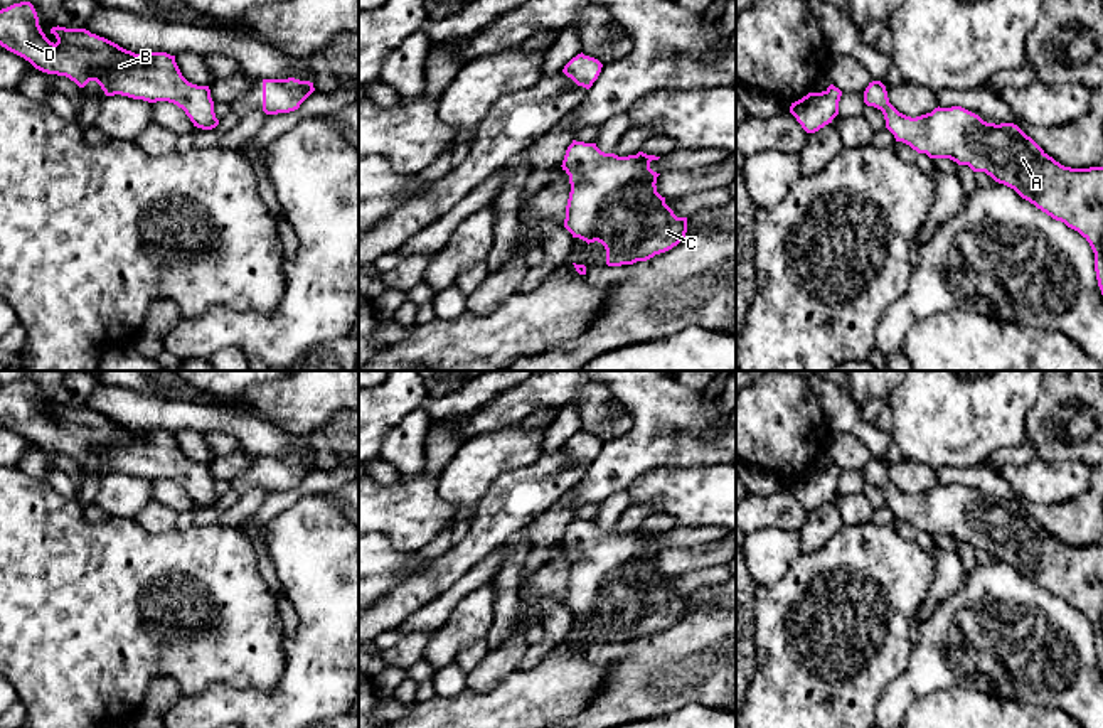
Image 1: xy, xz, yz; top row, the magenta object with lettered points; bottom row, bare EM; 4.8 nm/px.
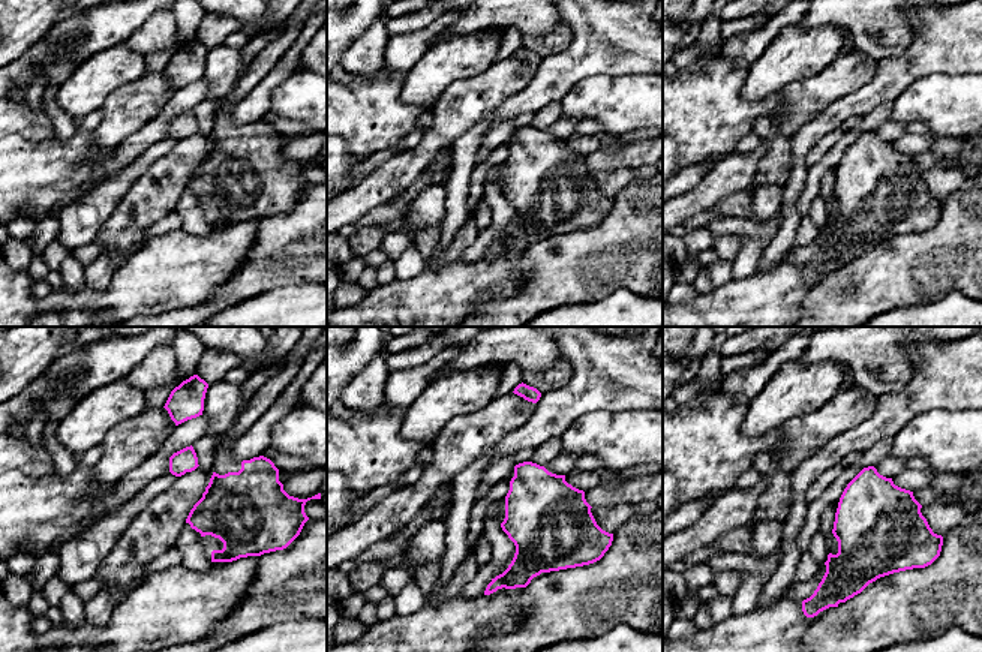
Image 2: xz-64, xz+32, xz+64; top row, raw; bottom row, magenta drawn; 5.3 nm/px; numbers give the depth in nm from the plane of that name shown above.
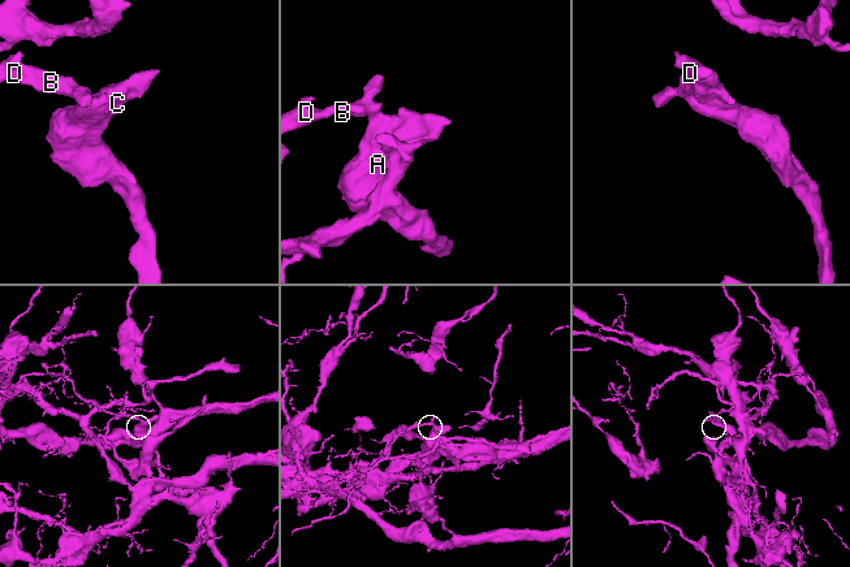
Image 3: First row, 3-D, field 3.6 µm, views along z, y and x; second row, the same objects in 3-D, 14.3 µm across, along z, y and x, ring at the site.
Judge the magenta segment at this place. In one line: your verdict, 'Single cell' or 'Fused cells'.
Fused cells

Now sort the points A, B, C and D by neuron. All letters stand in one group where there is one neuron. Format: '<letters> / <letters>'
A C / B D

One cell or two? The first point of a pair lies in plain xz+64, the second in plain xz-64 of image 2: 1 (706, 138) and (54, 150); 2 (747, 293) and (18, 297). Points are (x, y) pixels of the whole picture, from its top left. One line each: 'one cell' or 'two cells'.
1: two cells
2: two cells

